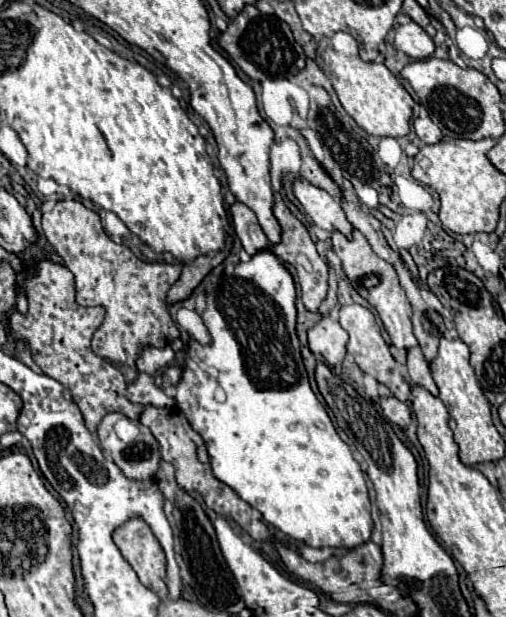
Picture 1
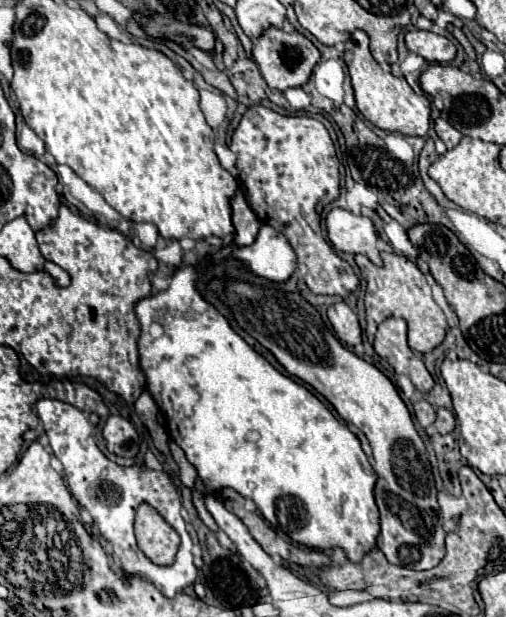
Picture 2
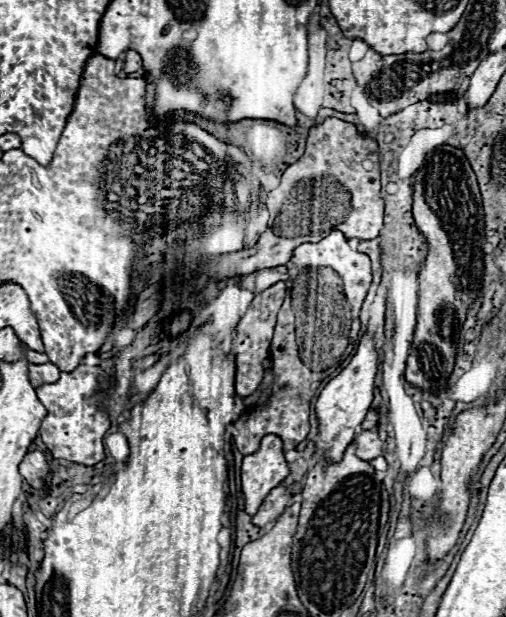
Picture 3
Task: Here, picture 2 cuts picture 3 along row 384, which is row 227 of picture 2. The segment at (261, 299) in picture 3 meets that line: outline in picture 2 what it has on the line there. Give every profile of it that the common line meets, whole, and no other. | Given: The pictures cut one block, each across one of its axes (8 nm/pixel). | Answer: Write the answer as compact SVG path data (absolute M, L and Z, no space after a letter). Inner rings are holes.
M238 190L238 196L232 200L232 222L234 222L234 244L236 246L248 246L254 242L260 222L256 214L252 212L250 204L244 198L244 192Z

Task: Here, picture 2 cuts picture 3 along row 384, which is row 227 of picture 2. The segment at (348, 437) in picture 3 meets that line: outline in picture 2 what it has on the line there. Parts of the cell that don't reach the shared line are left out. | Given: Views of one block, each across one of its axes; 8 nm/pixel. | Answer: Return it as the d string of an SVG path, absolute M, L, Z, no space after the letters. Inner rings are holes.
M332 208L326 214L326 232L336 250L364 254L370 258L370 262L382 266L382 258L376 248L378 236L370 218L356 216L350 210Z

